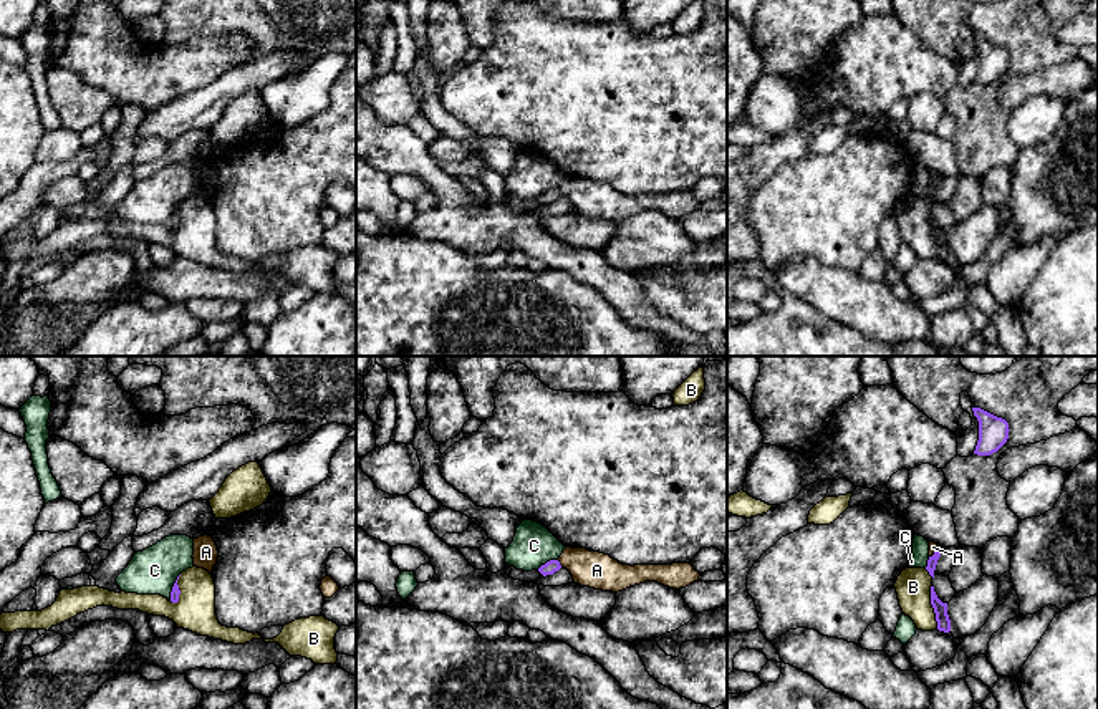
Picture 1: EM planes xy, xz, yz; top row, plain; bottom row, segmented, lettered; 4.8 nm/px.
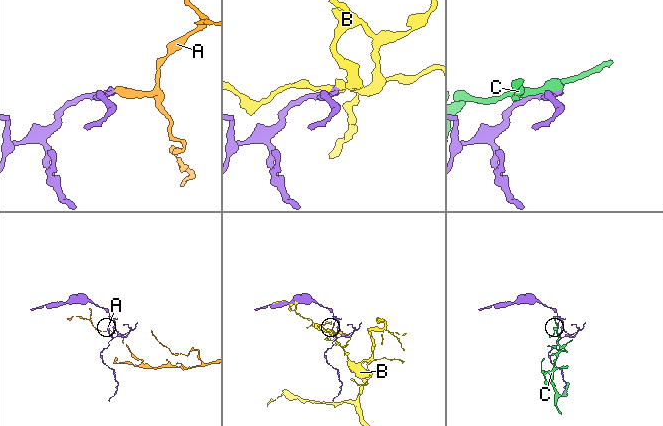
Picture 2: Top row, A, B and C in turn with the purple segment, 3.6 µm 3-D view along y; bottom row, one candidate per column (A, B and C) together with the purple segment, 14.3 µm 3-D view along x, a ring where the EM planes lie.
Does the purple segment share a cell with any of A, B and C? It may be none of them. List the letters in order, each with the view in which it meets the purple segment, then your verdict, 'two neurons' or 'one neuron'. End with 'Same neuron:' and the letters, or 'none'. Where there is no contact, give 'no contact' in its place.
A: xz | two neurons
B: yz | two neurons
C: xz | two neurons
Same neuron: none

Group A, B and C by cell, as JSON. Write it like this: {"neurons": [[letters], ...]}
{"neurons": [["A", "C"], ["B"]]}

